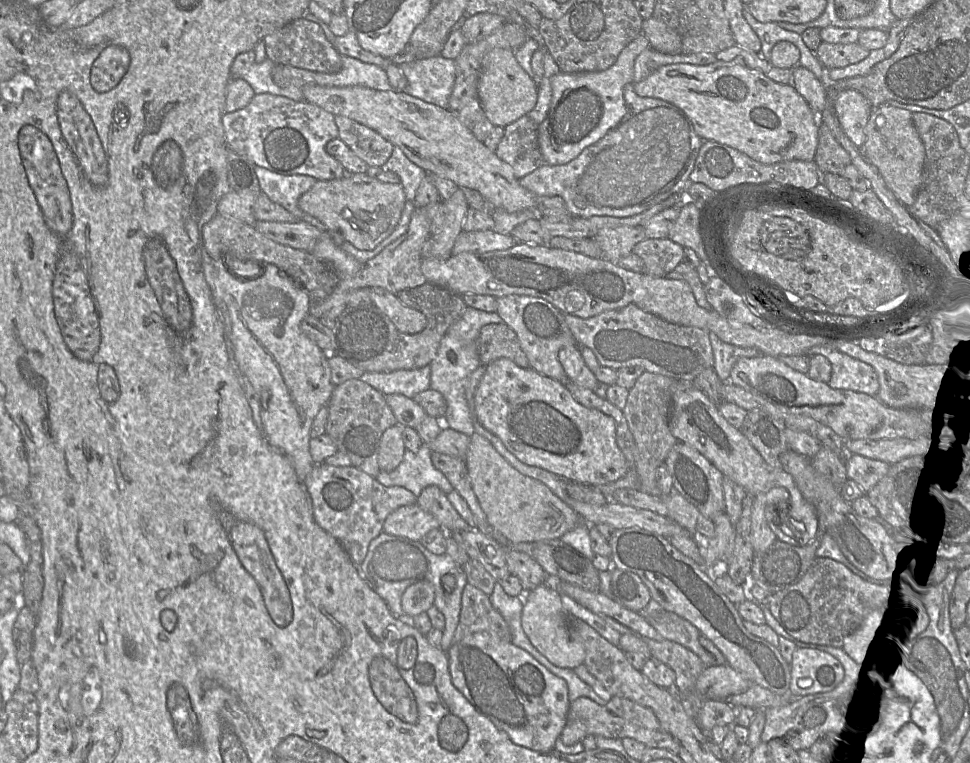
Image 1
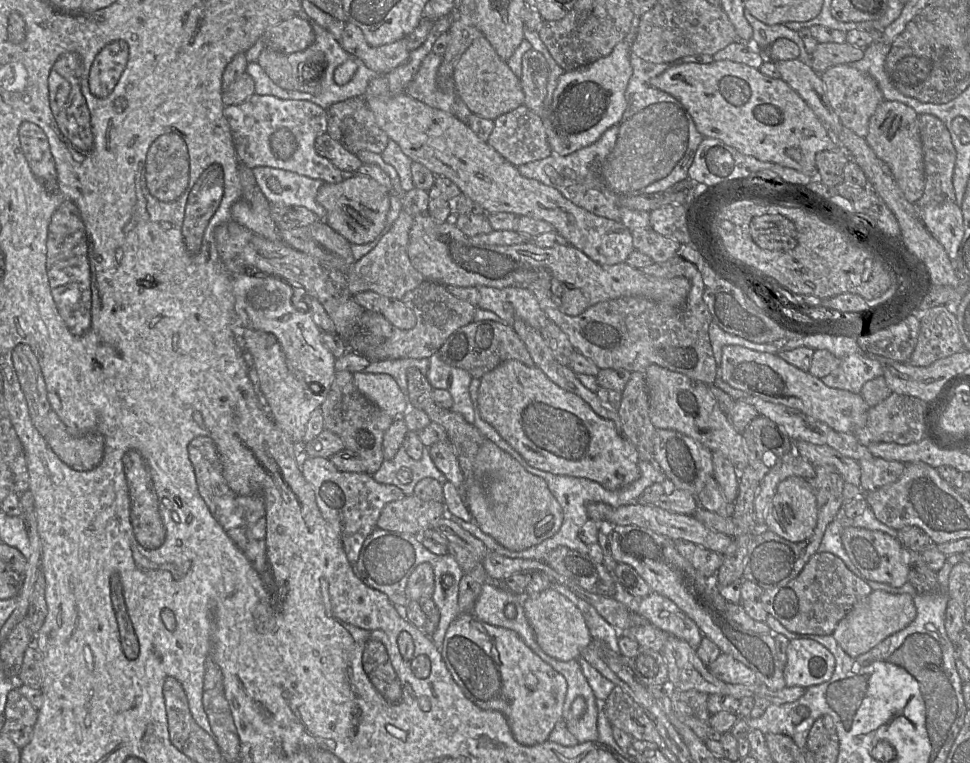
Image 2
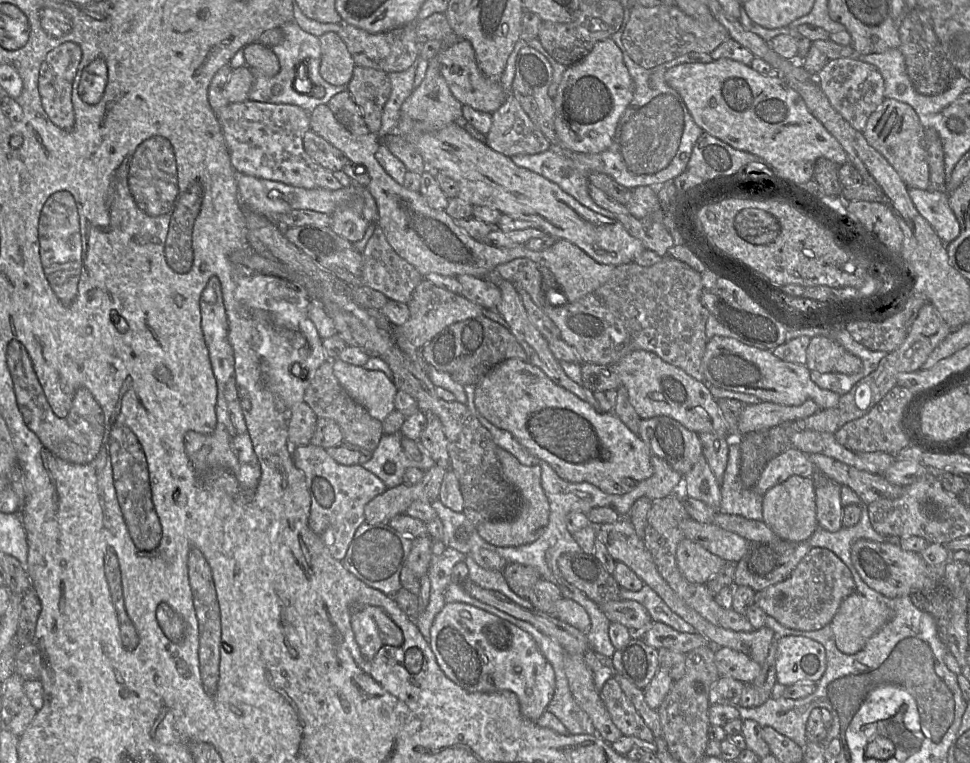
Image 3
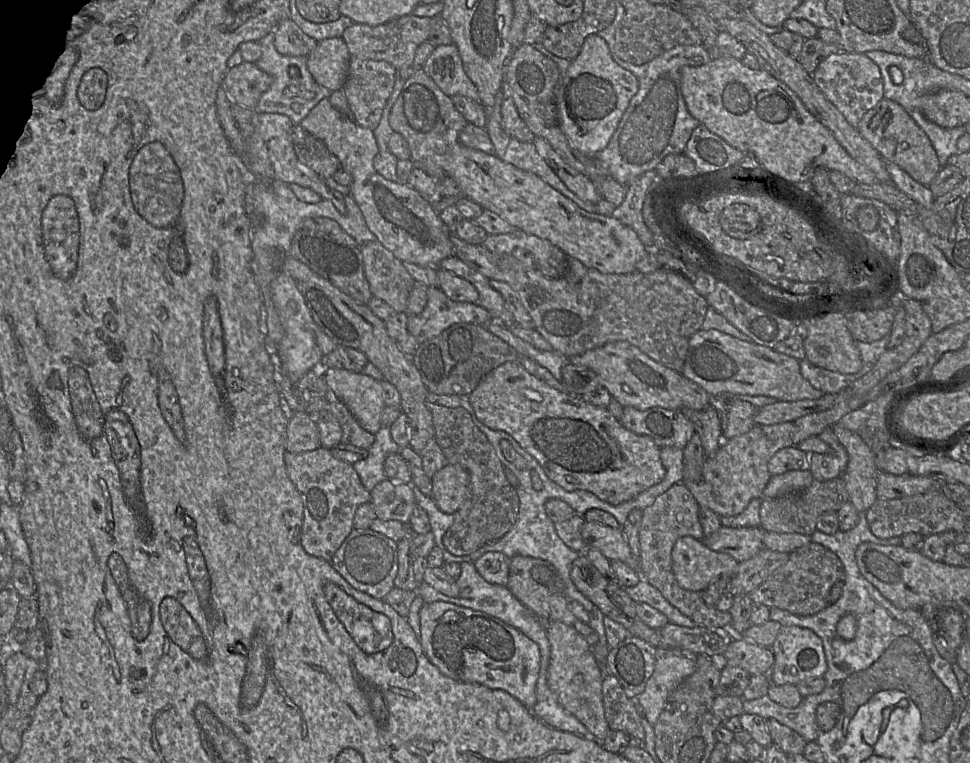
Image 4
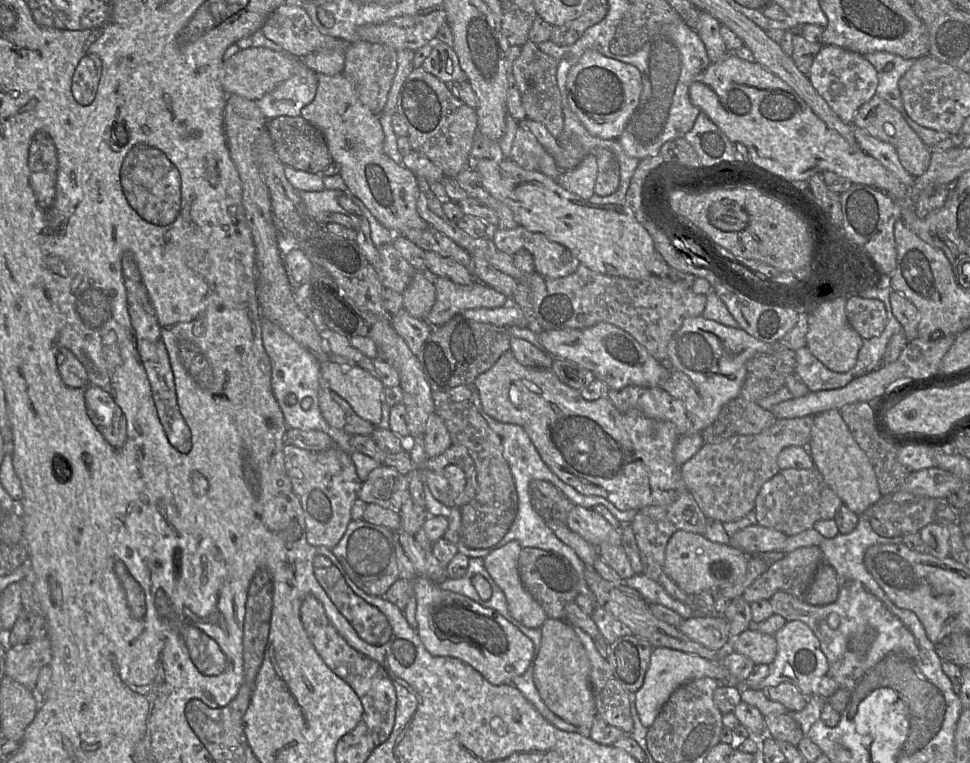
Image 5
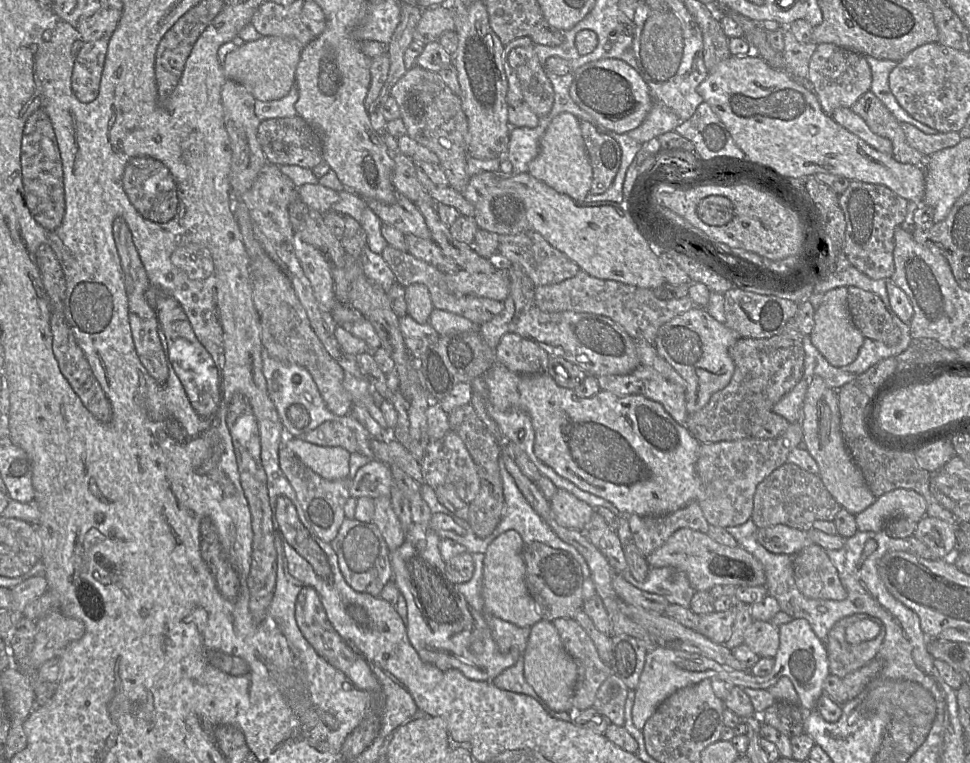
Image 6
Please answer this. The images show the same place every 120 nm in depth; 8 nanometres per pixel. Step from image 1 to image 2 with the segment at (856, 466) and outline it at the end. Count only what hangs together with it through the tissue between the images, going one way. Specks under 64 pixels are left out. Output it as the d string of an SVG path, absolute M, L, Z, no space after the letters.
M878 457L861 459L857 462L861 468L860 488L865 493L897 481L906 466L902 462L888 461Z

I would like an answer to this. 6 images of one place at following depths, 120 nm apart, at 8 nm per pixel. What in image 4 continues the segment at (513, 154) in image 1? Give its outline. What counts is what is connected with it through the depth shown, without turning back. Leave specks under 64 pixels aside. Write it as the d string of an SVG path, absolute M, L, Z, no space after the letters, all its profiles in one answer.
M504 80L502 85L503 102L501 105L501 126L511 137L521 142L533 143L535 135L521 118L514 102L513 90Z

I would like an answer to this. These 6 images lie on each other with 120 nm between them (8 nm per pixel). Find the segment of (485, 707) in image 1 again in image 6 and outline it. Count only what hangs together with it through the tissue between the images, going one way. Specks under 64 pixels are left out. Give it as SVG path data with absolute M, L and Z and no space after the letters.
M412 522L405 541L390 552L392 581L407 602L407 635L422 661L442 670L455 668L474 680L492 681L519 659L516 648L501 652L483 613L473 608L446 572L439 544L441 537L430 525Z

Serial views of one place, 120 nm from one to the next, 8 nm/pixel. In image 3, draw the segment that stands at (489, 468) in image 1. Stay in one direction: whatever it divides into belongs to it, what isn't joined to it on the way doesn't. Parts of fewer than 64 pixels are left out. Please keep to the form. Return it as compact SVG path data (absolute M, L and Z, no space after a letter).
M501 447L497 448L496 453L504 478L520 494L520 512L510 520L484 522L478 525L477 531L487 543L498 547L517 547L530 544L544 533L549 523L550 505L541 486L541 470L539 466L522 465L512 454Z

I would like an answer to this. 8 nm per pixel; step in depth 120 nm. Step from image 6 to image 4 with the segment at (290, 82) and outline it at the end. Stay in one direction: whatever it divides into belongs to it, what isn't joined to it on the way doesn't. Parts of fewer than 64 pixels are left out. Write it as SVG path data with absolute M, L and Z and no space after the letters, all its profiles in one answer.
M243 60L240 64L228 68L222 85L235 103L254 109L271 80L270 72L257 62Z

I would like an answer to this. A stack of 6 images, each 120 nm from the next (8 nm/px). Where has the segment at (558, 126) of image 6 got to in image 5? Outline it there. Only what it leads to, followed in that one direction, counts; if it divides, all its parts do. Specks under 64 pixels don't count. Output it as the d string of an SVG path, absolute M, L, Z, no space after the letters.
M589 154L569 171L562 171L557 183L568 192L588 200L594 193L597 178L597 162L593 154Z

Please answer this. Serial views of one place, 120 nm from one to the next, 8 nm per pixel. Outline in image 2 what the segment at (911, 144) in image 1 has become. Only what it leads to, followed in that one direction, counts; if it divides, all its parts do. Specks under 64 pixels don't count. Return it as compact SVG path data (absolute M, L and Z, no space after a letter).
M883 100L871 116L866 142L891 169L905 198L916 203L925 187L924 156L918 128L918 114L911 107L898 102Z

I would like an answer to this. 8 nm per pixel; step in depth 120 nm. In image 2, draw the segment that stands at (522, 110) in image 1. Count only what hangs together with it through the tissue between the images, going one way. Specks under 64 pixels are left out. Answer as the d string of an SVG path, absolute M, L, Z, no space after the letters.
M481 36L475 39L454 67L452 79L457 97L478 116L494 121L497 117L524 105L520 78L502 60L490 42Z

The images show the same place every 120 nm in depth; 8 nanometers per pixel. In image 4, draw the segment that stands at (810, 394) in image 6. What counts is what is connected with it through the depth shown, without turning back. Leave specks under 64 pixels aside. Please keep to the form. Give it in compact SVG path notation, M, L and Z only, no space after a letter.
M838 422L832 426L832 430L848 454L848 463L841 477L849 501L858 512L866 512L878 499L875 454L858 433Z

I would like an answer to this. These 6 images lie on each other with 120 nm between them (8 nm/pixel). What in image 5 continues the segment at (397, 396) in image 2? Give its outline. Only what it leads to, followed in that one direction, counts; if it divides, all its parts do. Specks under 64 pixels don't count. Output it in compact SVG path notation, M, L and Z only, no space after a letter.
M325 362L322 377L332 391L343 398L364 420L379 426L382 420L382 402L385 386L380 378L360 367Z

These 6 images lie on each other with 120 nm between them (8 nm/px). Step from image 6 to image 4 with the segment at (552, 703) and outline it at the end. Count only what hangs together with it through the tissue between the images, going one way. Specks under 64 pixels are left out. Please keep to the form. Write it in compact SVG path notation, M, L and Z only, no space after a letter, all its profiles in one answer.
M550 620L546 626L550 644L550 660L547 683L557 701L575 716L589 731L589 737L602 741L611 729L605 717L602 700L602 671L596 662L592 648L573 627Z

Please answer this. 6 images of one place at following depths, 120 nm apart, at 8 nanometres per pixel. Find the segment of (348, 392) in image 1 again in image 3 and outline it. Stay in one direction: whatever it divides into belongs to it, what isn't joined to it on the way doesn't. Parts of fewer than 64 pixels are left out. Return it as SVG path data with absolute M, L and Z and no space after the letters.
M333 361L324 362L315 372L304 394L304 402L315 412L318 418L334 420L342 430L343 441L373 452L383 436L383 423L373 418L369 412L340 385L333 373Z

